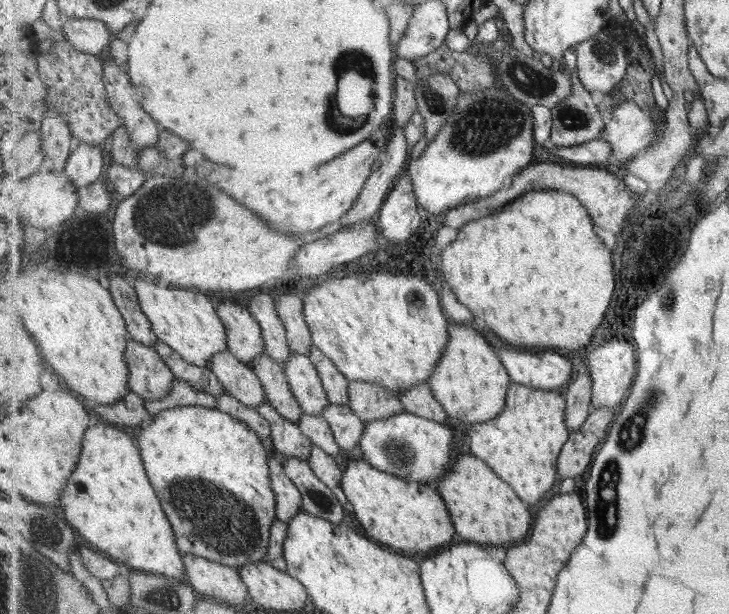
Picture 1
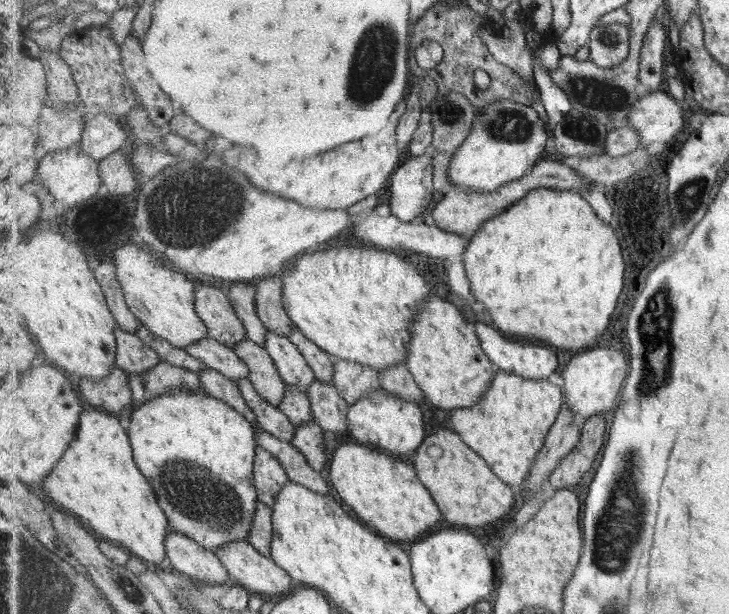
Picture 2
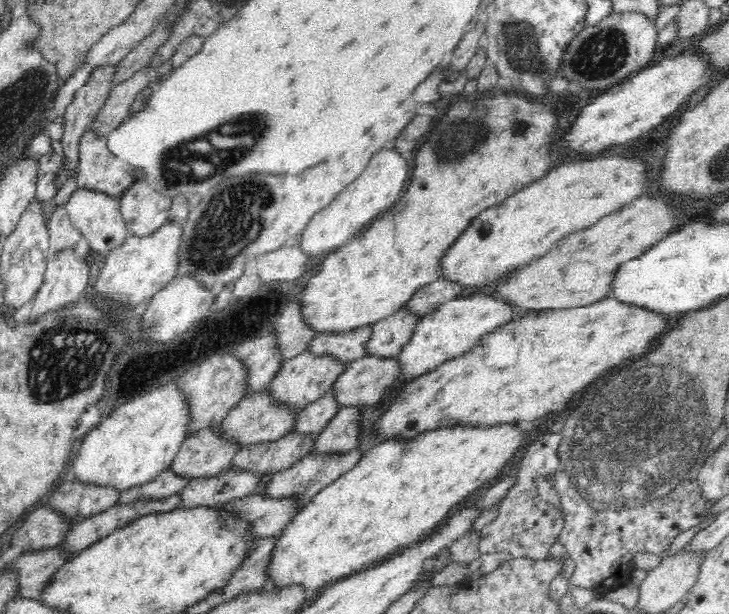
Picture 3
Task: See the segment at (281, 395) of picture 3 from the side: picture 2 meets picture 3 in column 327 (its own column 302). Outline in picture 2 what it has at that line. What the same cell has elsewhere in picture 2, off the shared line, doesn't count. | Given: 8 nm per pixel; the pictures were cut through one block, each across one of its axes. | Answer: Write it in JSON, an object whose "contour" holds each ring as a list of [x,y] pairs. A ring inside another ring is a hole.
{"contour":[[[268,331],[264,347],[272,355],[286,384],[297,386],[307,393],[313,382],[318,380],[307,359],[288,337]]]}

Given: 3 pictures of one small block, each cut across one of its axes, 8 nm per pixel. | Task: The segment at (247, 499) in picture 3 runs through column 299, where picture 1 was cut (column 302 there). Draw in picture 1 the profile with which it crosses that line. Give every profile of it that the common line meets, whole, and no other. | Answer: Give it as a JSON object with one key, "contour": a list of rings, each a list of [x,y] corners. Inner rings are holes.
{"contour":[[[271,458],[269,464],[273,466],[273,491],[277,498],[277,517],[289,524],[304,510],[303,496],[285,473],[283,463]]]}

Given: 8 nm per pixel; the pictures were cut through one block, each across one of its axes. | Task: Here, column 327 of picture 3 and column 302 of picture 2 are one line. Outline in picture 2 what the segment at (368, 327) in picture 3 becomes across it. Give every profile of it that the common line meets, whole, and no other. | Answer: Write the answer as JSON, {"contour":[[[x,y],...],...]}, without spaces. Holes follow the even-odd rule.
{"contour":[[[296,325],[293,326],[291,336],[288,338],[291,339],[291,342],[295,343],[297,348],[302,352],[309,366],[315,371],[318,380],[332,384],[336,363],[333,356],[325,352],[320,346],[317,346],[317,343],[309,340],[309,338],[304,335],[304,332]]]}

